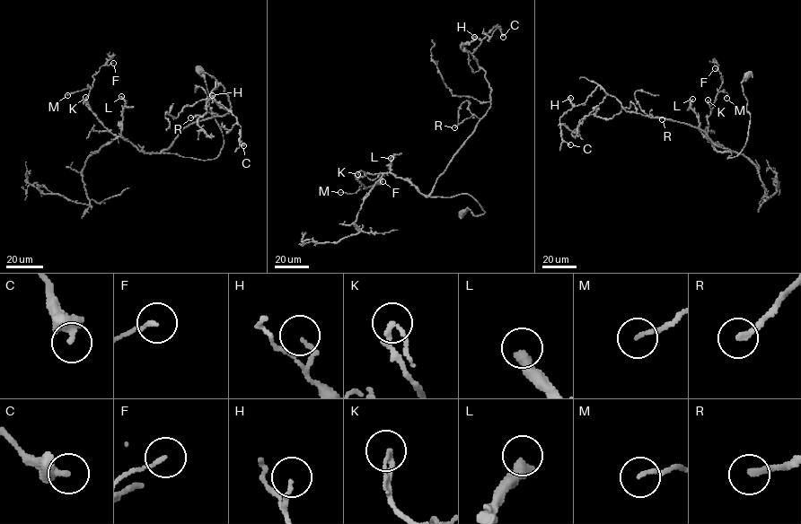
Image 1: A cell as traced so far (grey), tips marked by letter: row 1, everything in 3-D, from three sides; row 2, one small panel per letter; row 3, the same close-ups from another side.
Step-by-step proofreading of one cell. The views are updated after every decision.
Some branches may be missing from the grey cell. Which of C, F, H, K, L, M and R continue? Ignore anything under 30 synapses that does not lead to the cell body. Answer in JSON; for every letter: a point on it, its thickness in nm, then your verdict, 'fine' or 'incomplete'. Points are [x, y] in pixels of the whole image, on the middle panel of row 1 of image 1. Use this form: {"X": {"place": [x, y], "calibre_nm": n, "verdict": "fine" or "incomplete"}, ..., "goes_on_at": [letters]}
{"C": {"place": [503, 37], "calibre_nm": 360, "verdict": "fine"}, "F": {"place": [382, 181], "calibre_nm": 130, "verdict": "fine"}, "H": {"place": [474, 37], "calibre_nm": 140, "verdict": "fine"}, "K": {"place": [357, 174], "calibre_nm": 220, "verdict": "fine"}, "L": {"place": [391, 158], "calibre_nm": 420, "verdict": "incomplete"}, "M": {"place": [340, 192], "calibre_nm": 130, "verdict": "fine"}, "R": {"place": [454, 127], "calibre_nm": 240, "verdict": "incomplete"}, "goes_on_at": ["L", "R"]}

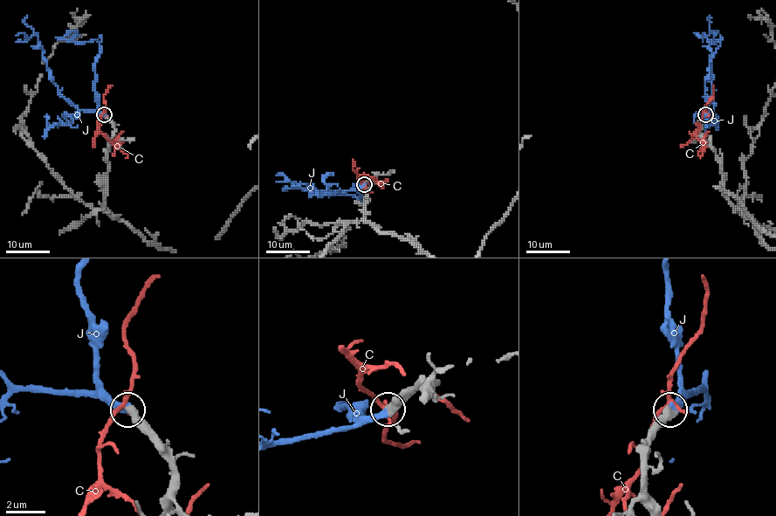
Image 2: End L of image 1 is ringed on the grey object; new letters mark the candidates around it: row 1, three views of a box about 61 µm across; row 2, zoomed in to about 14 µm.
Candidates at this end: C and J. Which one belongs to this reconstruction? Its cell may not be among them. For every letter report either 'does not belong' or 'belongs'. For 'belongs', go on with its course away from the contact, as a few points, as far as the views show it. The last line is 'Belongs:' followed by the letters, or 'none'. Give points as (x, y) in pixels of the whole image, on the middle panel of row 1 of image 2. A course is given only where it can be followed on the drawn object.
C: does not belong
J: belongs | via (365, 184), (338, 191), (303, 189), (297, 185), (284, 187), (286, 190)
Belongs: J

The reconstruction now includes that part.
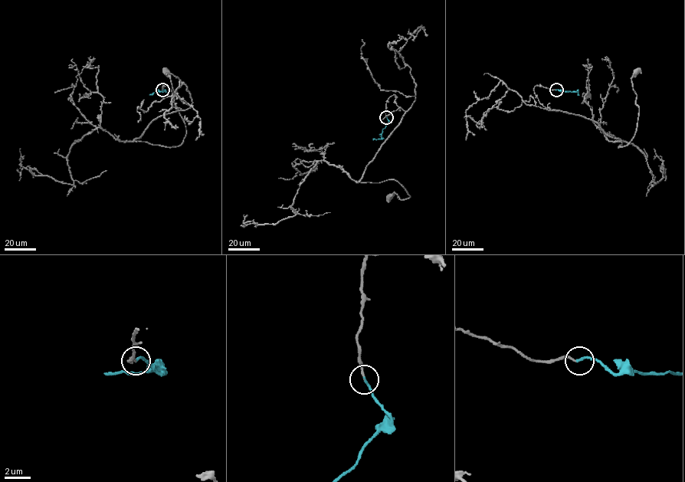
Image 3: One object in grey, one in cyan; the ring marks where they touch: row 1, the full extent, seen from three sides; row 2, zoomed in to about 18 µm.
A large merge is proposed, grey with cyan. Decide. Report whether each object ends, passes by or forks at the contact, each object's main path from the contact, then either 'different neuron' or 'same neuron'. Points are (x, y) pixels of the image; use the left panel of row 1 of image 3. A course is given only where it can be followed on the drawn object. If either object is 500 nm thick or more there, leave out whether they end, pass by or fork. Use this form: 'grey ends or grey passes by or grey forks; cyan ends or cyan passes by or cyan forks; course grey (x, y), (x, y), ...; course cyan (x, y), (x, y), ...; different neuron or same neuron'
grey ends; cyan ends; course grey (162, 90), (167, 85), (171, 103), (181, 109), (153, 119), (134, 140), (178, 145), (186, 129), (166, 72); course cyan (162, 90), (165, 91), (157, 90), (149, 95); same neuron

